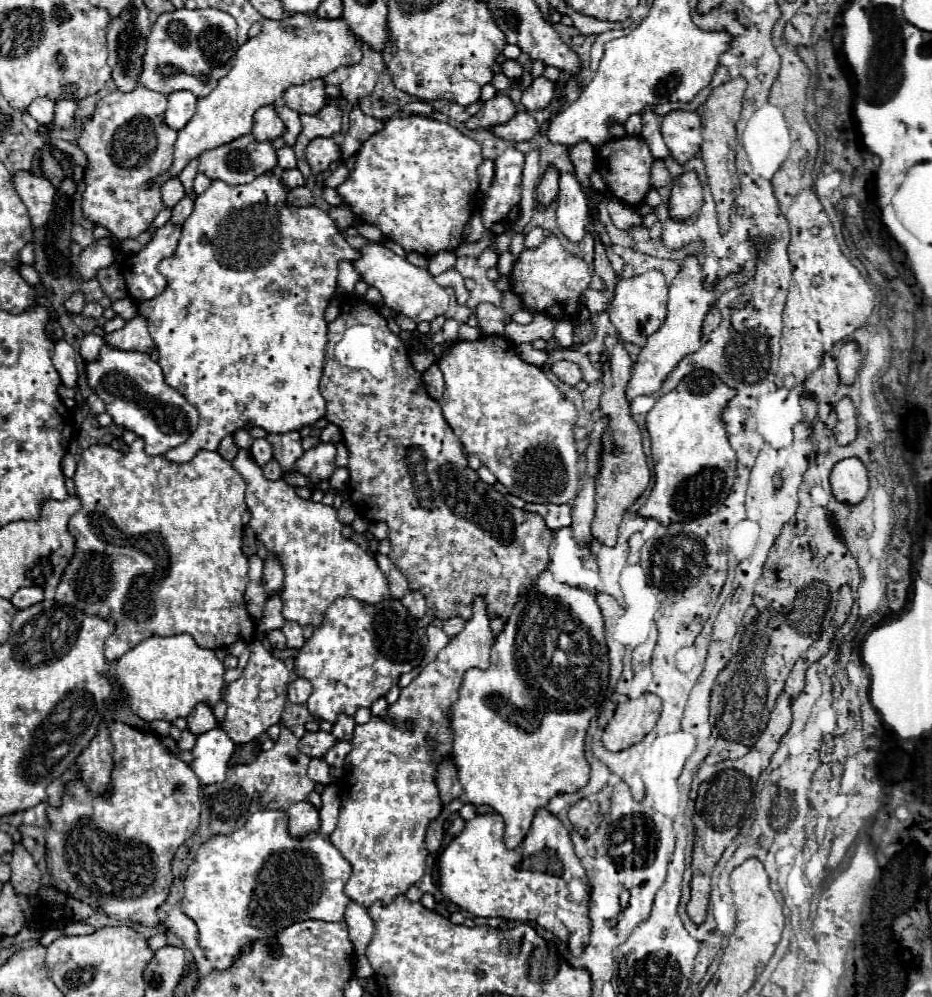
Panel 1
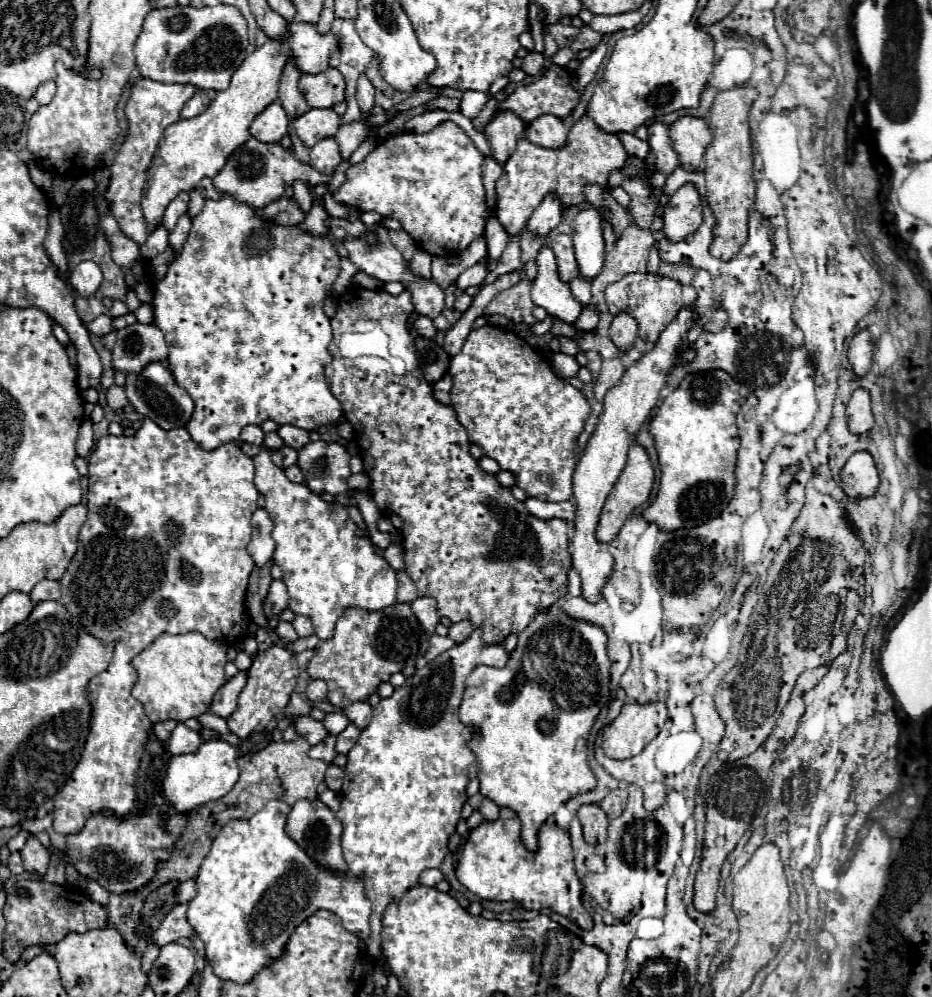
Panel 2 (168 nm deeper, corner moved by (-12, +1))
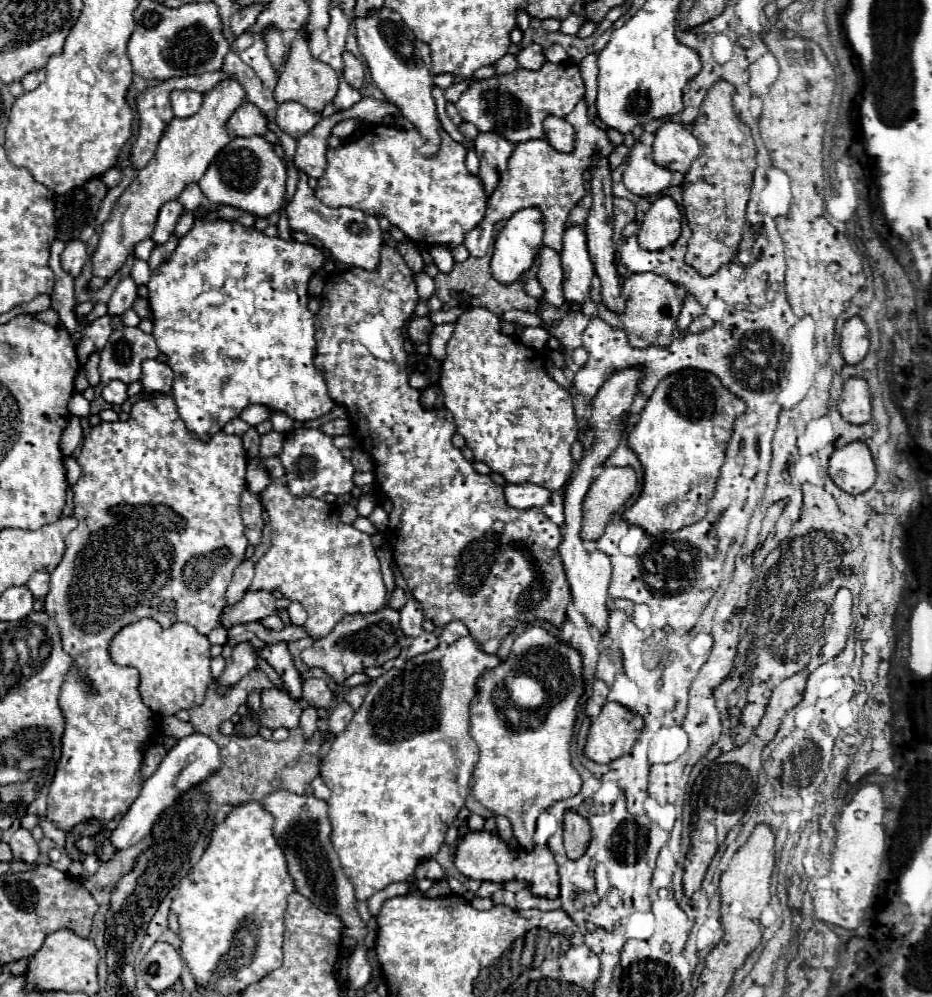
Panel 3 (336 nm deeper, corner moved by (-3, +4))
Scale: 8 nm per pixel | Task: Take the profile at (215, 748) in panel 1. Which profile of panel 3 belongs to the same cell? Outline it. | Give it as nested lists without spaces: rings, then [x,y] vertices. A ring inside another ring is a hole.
[[[193,733],[187,735],[183,739],[177,741],[177,745],[173,749],[169,749],[169,753],[165,755],[165,759],[161,761],[161,765],[157,767],[157,771],[143,783],[143,789],[139,793],[139,797],[135,799],[135,803],[129,807],[129,811],[121,817],[119,825],[109,833],[109,841],[111,845],[121,851],[127,849],[135,843],[139,843],[141,839],[145,839],[147,835],[151,835],[151,829],[155,825],[155,821],[159,819],[159,815],[163,813],[165,807],[173,805],[173,801],[187,791],[189,787],[201,783],[203,779],[207,779],[213,771],[217,771],[221,767],[221,755],[219,755],[219,747],[201,733]]]

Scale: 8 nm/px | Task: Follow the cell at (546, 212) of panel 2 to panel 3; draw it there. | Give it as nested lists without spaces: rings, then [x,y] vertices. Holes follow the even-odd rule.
[[[535,207],[517,211],[513,217],[507,219],[503,229],[495,237],[495,249],[493,249],[493,259],[491,259],[491,273],[495,281],[503,285],[511,285],[519,281],[521,275],[529,271],[529,267],[533,265],[535,255],[539,253],[541,247],[543,247],[543,213]]]

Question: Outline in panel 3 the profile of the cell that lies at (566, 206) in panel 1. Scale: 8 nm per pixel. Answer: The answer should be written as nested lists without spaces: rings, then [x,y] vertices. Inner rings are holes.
[[[569,227],[565,231],[561,267],[563,267],[563,297],[565,297],[563,307],[583,305],[583,301],[589,295],[591,277],[595,275],[583,227]]]

